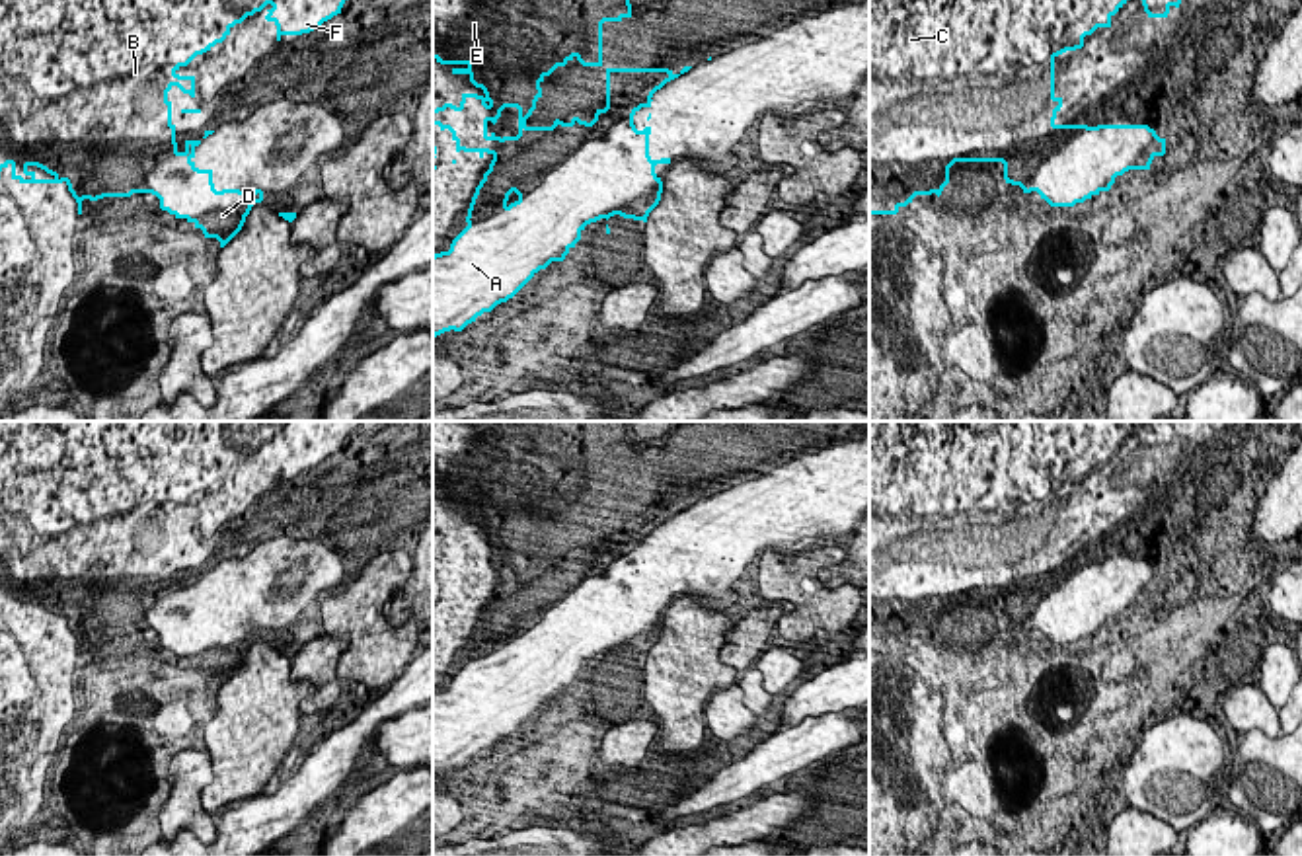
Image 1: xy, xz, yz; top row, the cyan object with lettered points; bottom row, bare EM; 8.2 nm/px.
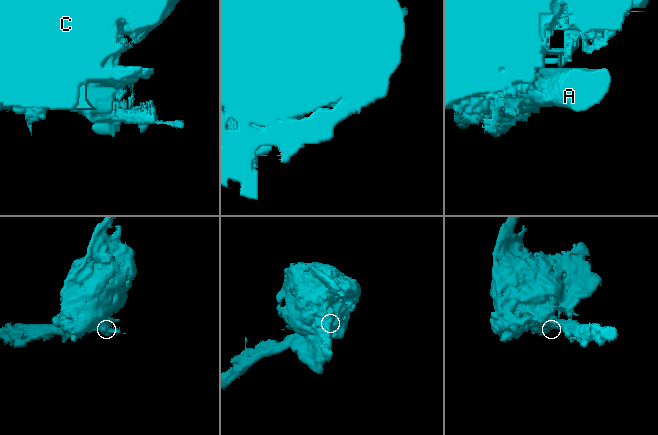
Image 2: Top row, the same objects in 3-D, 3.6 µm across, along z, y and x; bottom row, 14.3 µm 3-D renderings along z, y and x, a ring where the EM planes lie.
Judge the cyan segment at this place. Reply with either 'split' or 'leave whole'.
split

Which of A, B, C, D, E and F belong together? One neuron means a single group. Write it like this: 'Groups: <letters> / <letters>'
Groups: A D / B C E F

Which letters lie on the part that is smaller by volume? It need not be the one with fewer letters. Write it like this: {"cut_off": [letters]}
{"cut_off": ["A", "D"]}

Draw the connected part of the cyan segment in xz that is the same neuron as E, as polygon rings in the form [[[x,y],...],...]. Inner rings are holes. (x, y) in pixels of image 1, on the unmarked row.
[[[433,421],[433,495],[440,501],[452,501],[452,511],[468,511],[476,525],[483,530],[462,530],[460,542],[444,540],[433,546],[433,564],[448,565],[456,579],[456,589],[491,591],[493,597],[483,616],[476,624],[466,659],[485,657],[507,643],[509,632],[515,628],[518,636],[536,626],[544,614],[559,604],[567,593],[591,593],[598,587],[604,573],[604,558],[618,562],[632,554],[643,538],[633,532],[633,523],[624,521],[622,505],[606,505],[606,544],[596,546],[591,560],[573,554],[569,560],[559,556],[552,564],[528,564],[526,556],[542,534],[540,521],[557,503],[565,503],[577,495],[583,503],[602,503],[602,460],[632,454],[630,421]],[[505,544],[518,546],[518,571],[497,573],[487,569]]]

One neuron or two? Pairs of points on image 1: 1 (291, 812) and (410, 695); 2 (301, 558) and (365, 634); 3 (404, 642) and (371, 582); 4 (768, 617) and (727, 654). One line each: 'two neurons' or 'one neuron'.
1: one neuron
2: two neurons
3: one neuron
4: one neuron

